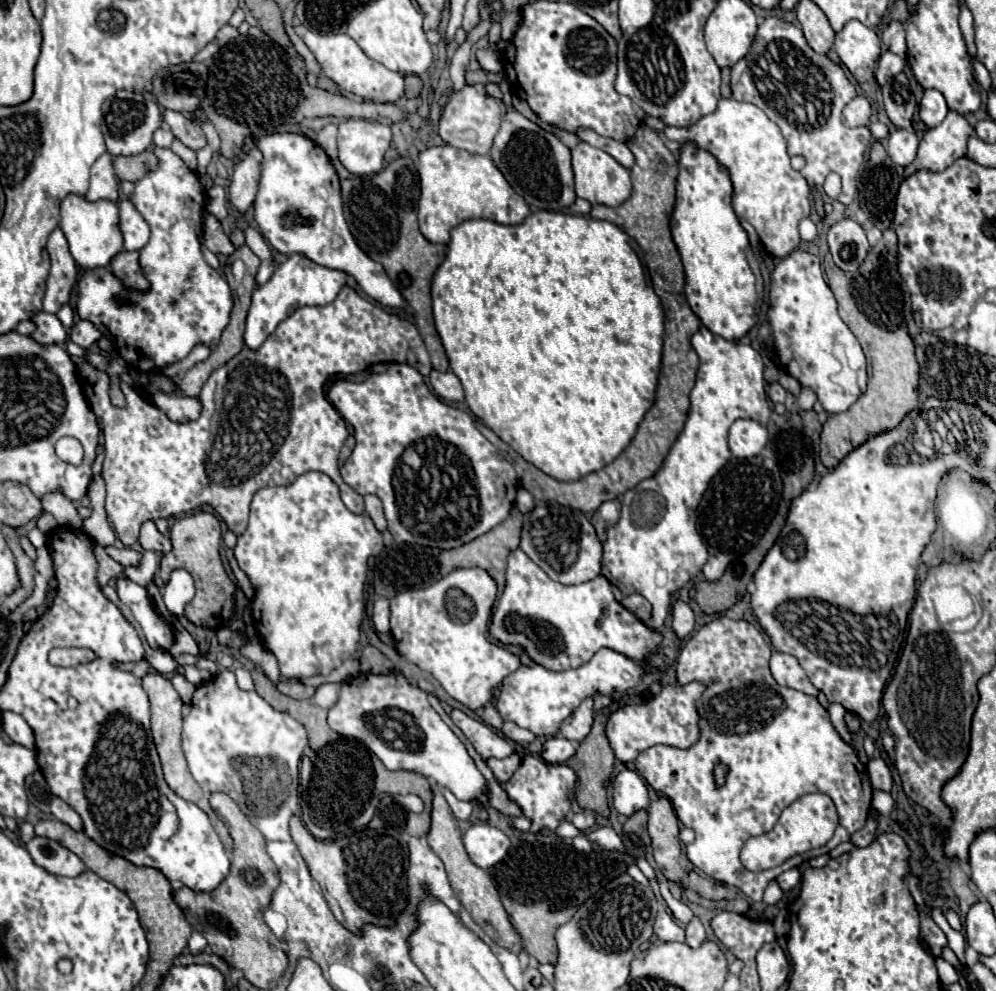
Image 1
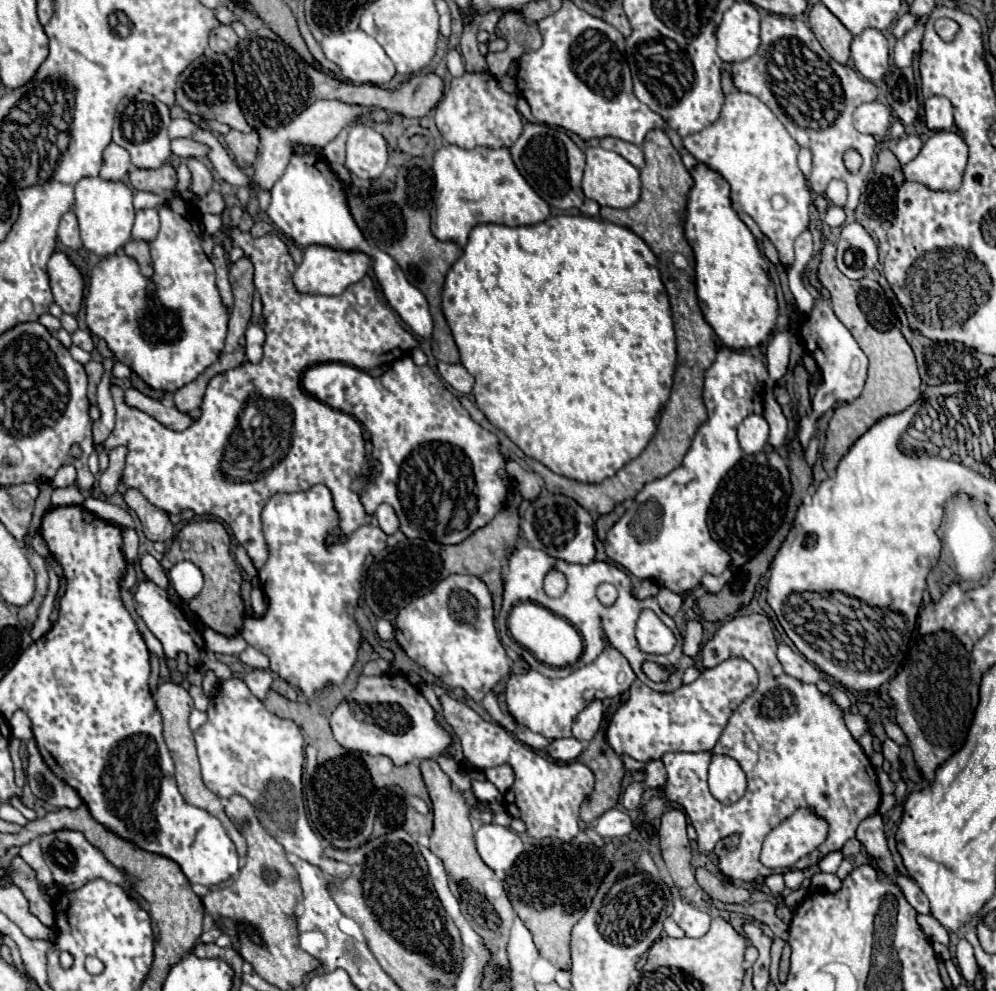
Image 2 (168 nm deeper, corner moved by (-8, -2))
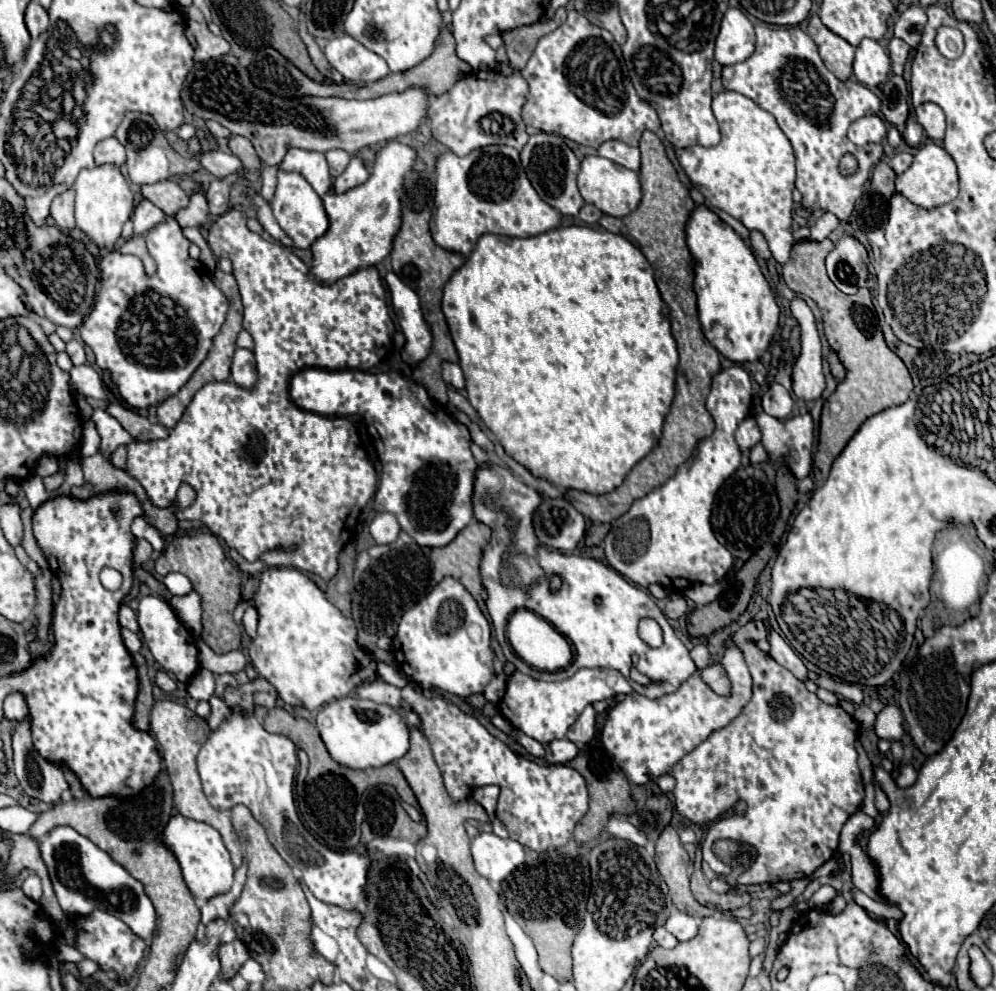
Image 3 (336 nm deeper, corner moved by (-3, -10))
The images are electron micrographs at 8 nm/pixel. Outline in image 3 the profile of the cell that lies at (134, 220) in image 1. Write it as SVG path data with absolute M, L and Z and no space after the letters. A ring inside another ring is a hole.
M141 199L133 211L133 227L135 227L135 235L145 235L151 227L155 227L157 223L161 223L165 219L165 213L155 207L151 201Z

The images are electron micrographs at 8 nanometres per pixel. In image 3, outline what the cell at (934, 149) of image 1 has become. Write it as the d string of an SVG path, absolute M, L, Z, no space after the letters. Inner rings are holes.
M927 143L917 151L911 167L895 179L895 189L907 201L911 201L913 205L927 209L927 211L935 209L939 205L945 205L949 201L953 201L959 193L959 177L957 177L955 161L949 157L949 153L943 147L939 147L935 143Z

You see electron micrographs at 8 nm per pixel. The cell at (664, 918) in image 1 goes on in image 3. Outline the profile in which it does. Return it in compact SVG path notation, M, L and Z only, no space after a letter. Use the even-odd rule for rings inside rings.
M657 927L657 929L653 931L653 939L655 939L657 945L661 945L661 947L665 947L665 949L673 949L673 947L679 943L665 927Z

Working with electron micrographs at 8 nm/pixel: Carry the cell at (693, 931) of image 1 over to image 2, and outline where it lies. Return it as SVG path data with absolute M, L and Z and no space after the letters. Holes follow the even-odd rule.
M674 899L672 919L684 929L688 937L704 937L704 933L710 929L710 915L682 899Z

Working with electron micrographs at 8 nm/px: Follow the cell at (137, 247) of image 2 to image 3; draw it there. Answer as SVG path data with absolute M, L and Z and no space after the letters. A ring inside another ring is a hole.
M131 237L131 239L127 239L123 245L121 245L121 249L119 249L121 253L131 253L131 255L137 255L143 263L145 263L145 271L149 273L149 275L153 275L155 273L155 269L157 269L157 263L153 261L153 257L149 255L149 251L147 251L147 245L145 245L145 239L143 237Z

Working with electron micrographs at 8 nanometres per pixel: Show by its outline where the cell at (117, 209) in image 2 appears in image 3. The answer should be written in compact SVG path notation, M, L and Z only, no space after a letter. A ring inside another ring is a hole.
M95 165L93 169L83 169L75 179L75 219L77 225L99 245L113 247L121 237L123 223L133 213L133 189L121 175L117 165Z

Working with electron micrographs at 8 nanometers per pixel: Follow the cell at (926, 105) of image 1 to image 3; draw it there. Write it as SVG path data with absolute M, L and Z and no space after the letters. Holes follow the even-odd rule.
M923 103L915 109L917 121L923 125L927 137L933 141L941 141L945 137L945 113L935 103Z

